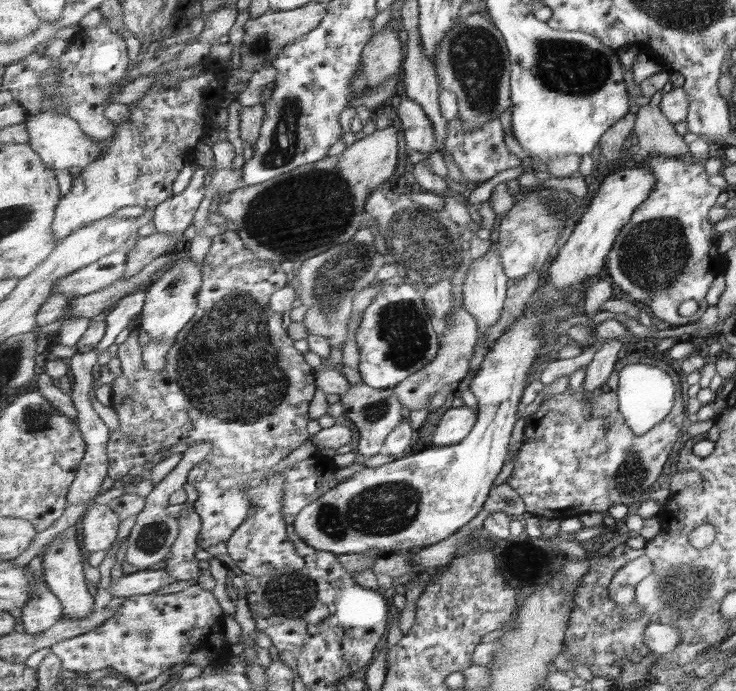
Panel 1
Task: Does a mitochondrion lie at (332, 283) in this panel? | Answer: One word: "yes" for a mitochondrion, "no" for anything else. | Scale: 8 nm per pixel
yes

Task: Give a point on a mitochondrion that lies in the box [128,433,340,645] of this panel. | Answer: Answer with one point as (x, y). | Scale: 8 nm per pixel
(295, 598)

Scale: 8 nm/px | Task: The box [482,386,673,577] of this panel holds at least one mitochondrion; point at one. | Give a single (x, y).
(630, 476)

